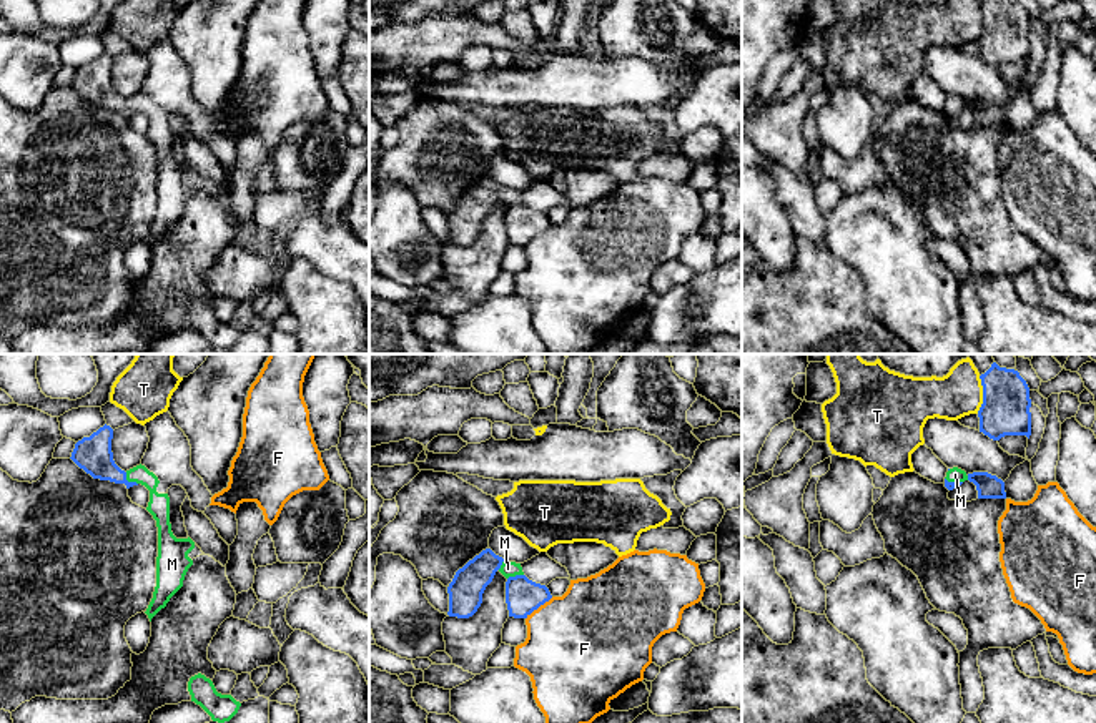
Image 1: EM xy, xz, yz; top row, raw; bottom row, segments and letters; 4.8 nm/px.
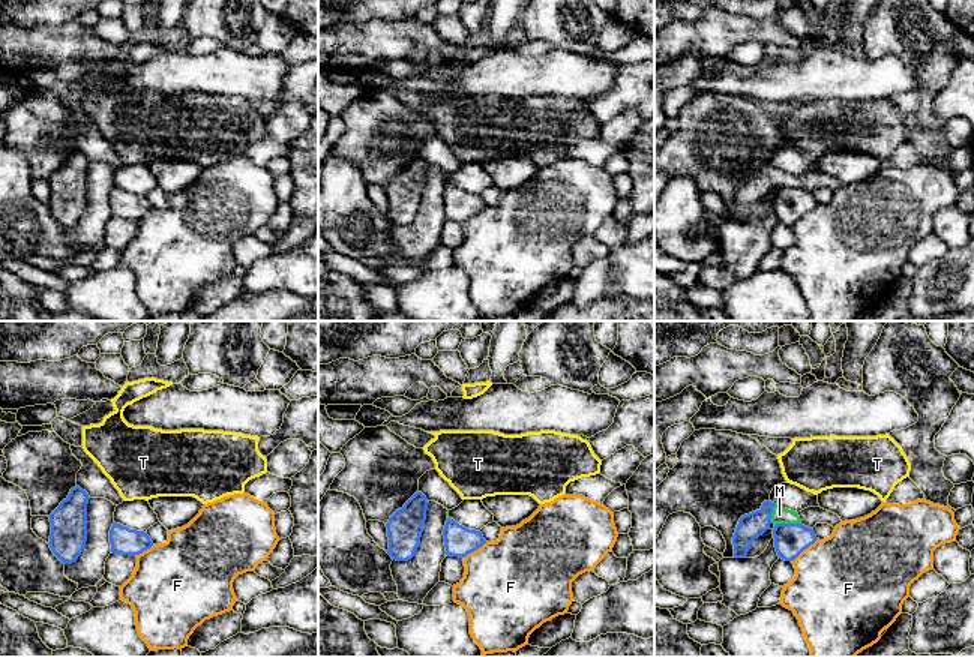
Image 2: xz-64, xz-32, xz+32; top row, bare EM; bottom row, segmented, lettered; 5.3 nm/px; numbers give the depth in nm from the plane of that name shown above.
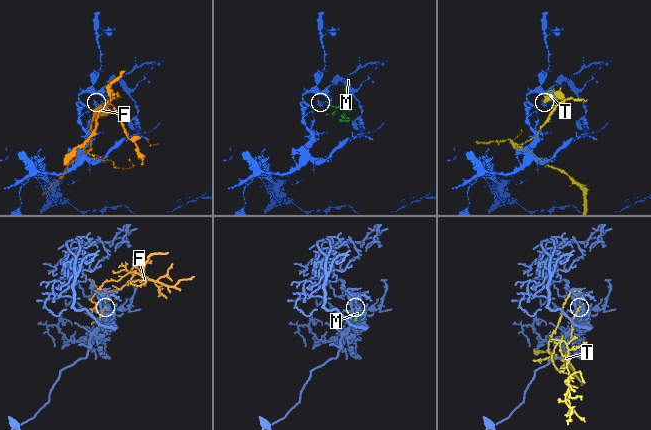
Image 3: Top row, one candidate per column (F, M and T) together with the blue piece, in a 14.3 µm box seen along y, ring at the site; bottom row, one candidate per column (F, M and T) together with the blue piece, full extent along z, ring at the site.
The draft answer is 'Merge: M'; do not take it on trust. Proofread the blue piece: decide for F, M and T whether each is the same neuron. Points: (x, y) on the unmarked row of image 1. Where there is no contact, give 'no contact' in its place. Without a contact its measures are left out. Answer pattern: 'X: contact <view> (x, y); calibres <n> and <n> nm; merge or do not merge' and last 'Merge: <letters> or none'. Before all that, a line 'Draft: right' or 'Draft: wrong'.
Draft: right
F: contact xz (539, 233); calibres 170 and 480 nm; do not merge
M: contact xy (127, 108); calibres 180 and 110 nm; merge
T: contact yz (983, 22); calibres 240 and 220 nm; do not merge
Merge: M

